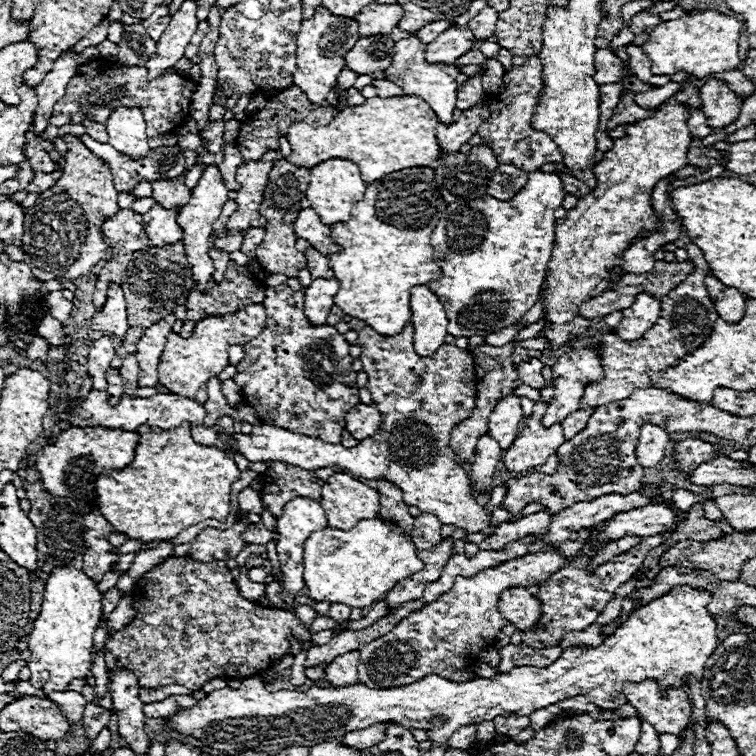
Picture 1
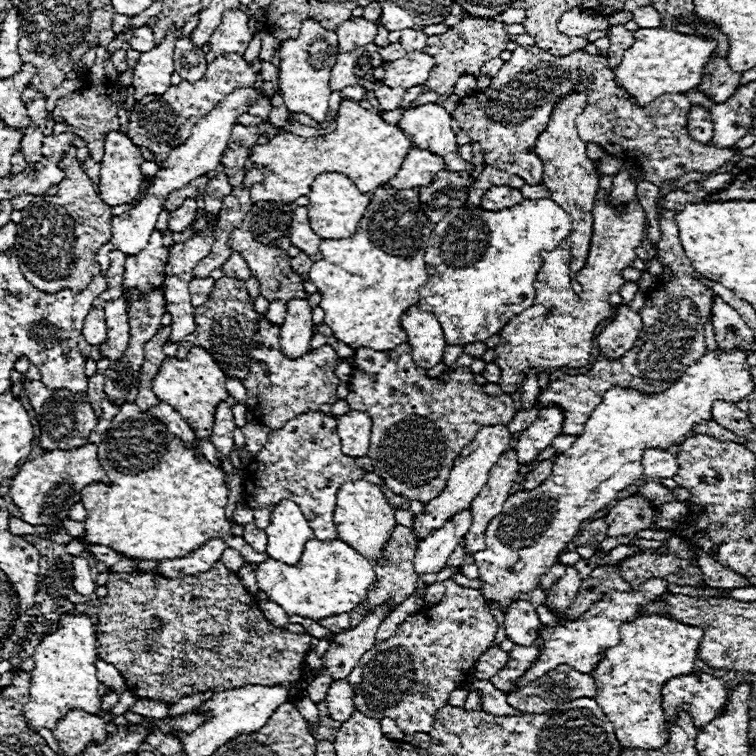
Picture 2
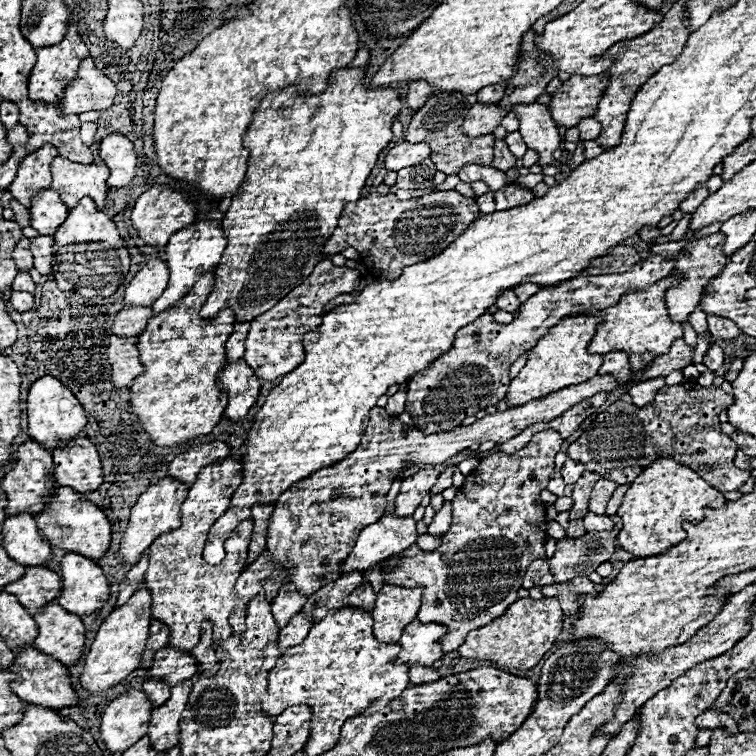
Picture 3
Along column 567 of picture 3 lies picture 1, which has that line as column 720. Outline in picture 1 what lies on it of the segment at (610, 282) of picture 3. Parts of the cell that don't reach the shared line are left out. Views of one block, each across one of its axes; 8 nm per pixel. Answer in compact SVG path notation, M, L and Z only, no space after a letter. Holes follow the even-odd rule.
M706 276L706 290L708 290L708 296L710 300L714 300L714 306L716 306L716 312L722 320L726 320L728 324L734 324L734 322L740 322L744 318L744 308L746 308L746 298L734 290L734 288L728 288L724 286L718 278L714 276Z

